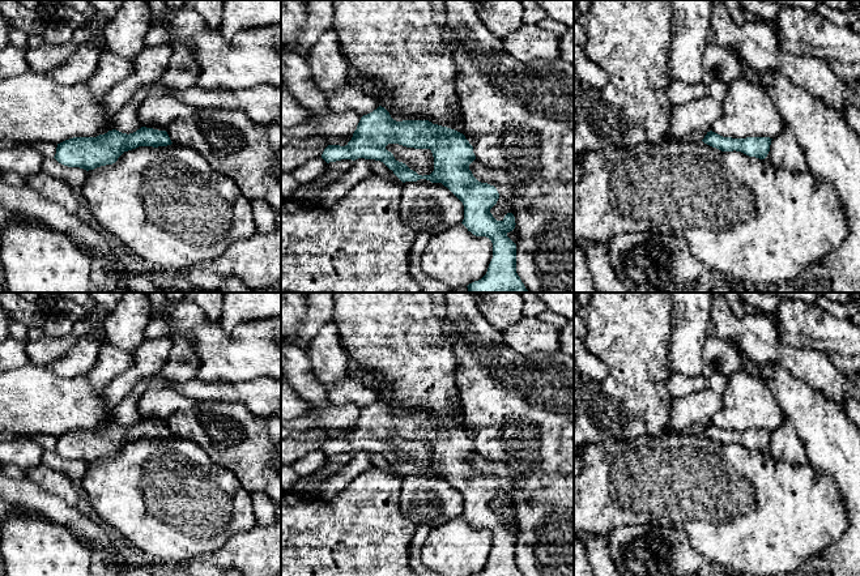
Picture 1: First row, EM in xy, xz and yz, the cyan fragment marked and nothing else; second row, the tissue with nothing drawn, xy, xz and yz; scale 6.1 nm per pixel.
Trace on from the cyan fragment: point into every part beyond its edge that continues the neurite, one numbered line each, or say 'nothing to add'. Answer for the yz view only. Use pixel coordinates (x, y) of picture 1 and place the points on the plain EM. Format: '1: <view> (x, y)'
nothing to add

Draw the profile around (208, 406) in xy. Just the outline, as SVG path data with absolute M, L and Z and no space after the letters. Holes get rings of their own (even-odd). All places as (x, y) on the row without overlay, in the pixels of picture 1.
M200 401L187 411L171 414L166 424L173 436L196 443L213 462L234 473L251 495L263 492L281 505L281 419L256 415L243 402Z

